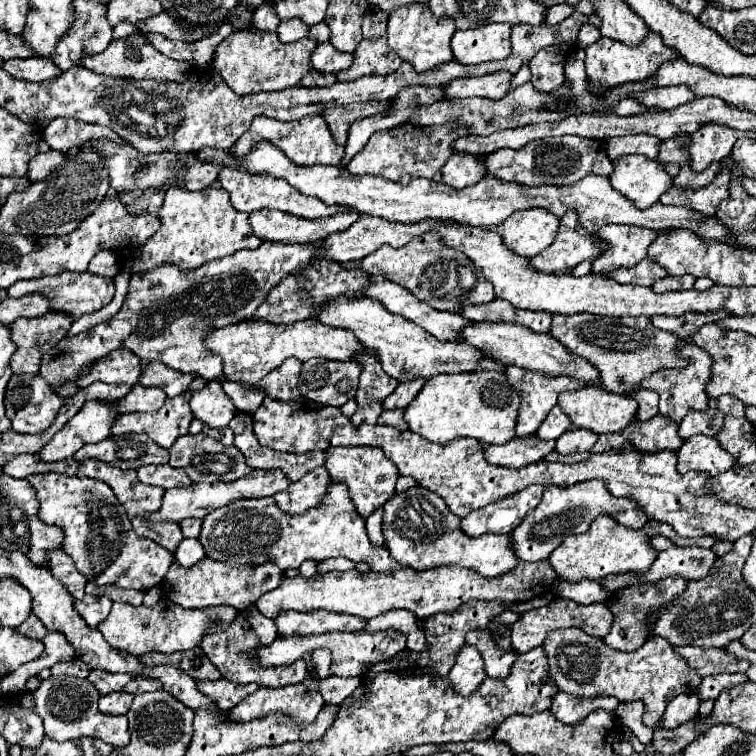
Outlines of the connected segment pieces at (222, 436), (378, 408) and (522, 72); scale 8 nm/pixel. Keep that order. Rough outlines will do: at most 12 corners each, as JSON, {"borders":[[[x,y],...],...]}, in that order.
{"borders":[[[204,425],[204,433],[212,439],[232,445],[234,433],[230,427],[212,429]],[[372,403],[358,407],[350,417],[356,427],[362,423],[376,423],[382,405]],[[524,64],[511,80],[509,91],[529,82],[531,72]]]}

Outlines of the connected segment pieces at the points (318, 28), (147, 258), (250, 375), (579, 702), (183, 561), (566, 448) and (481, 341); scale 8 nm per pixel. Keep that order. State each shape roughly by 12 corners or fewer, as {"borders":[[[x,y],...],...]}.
{"borders":[[[326,23],[310,27],[308,37],[324,43],[330,39]],[[224,189],[166,191],[160,229],[128,257],[196,269],[263,241]],[[312,319],[240,321],[206,337],[228,379],[258,383],[290,357],[372,349]],[[558,693],[552,713],[576,725],[596,709],[614,711],[616,697],[580,699]],[[184,539],[176,547],[176,561],[192,567],[204,557],[198,539]],[[572,429],[556,439],[562,455],[590,451],[598,435]],[[470,323],[462,339],[504,365],[600,385],[598,369],[516,323]]]}

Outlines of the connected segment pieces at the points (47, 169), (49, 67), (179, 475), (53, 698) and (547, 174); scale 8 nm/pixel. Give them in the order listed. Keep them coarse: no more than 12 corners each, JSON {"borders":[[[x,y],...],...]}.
{"borders":[[[60,151],[38,153],[30,161],[28,179],[46,179],[62,161]],[[46,57],[8,59],[4,69],[24,81],[48,81],[62,71]],[[144,465],[138,479],[164,489],[188,487],[184,469]],[[50,677],[32,691],[54,741],[128,745],[126,715],[104,715],[86,679]],[[530,141],[486,157],[488,173],[518,185],[572,185],[610,175],[606,141]]]}

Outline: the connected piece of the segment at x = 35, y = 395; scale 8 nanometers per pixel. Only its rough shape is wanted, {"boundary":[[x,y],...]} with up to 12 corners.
{"boundary":[[14,375],[16,433],[46,431],[64,401],[40,375]]}

